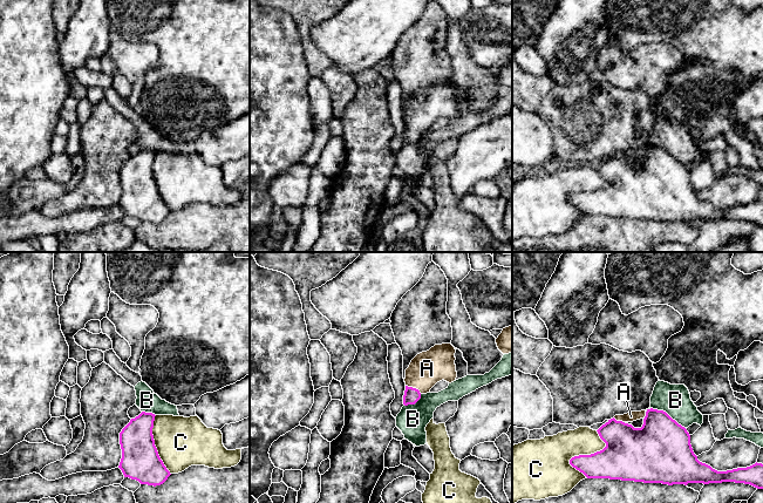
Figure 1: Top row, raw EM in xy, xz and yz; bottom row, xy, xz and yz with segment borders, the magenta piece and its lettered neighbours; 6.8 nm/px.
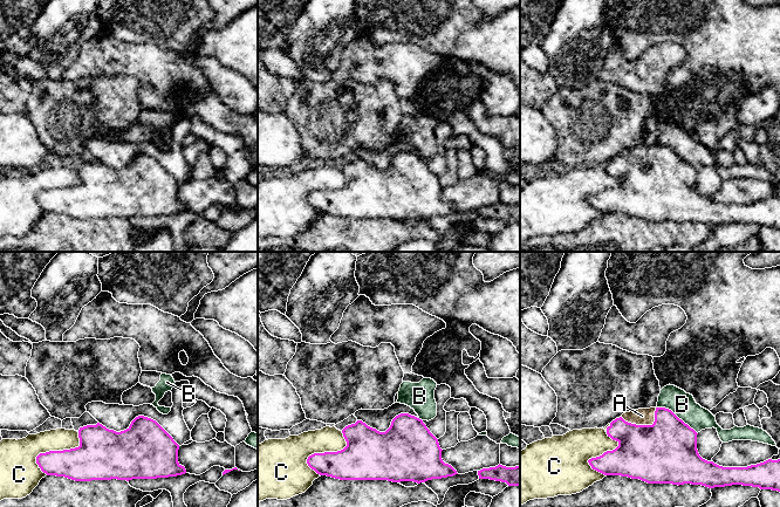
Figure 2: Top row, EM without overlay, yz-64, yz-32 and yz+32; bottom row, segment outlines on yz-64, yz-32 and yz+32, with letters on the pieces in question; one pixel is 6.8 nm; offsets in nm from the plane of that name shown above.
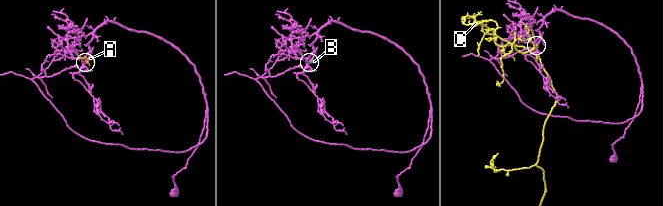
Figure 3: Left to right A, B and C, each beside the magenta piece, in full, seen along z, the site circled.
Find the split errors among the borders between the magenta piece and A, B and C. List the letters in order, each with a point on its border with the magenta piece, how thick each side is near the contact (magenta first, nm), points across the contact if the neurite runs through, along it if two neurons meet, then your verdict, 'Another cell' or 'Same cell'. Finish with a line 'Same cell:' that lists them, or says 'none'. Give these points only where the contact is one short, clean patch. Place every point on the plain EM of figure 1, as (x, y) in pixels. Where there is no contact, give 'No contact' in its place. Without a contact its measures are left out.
A: Touches magenta at xz (414, 126). Thickness 110 nm (magenta) against 240 nm. Path across: xz (411, 133), (414, 126), (427, 106). Same cell
B: Touches magenta at yz (667, 151). Thickness 400 nm (magenta) against 220 nm. Boundary: yz (651, 144), (665, 148), (685, 165). Another cell
C: Touches magenta at yz (585, 192). Thickness 280 nm (magenta) against 280 nm. Another cell
Same cell: A

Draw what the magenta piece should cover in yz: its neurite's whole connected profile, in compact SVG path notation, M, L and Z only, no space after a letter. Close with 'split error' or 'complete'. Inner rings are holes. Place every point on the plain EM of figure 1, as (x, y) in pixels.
M647 147L615 152L598 168L606 184L591 192L579 192L570 202L587 216L609 216L643 220L684 222L735 219L763 226L763 202L755 200L747 205L717 209L697 197L690 182L690 172L684 164L666 149Z | split error

